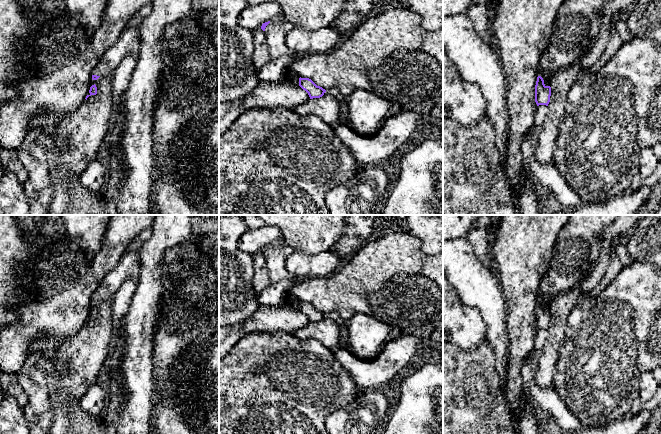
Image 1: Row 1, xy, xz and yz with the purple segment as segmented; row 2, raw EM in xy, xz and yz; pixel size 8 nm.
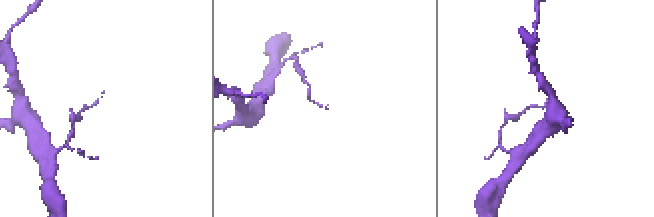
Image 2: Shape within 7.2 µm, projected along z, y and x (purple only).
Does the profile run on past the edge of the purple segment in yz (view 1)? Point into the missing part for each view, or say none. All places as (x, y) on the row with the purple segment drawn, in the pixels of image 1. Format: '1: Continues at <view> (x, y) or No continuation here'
1: No continuation here

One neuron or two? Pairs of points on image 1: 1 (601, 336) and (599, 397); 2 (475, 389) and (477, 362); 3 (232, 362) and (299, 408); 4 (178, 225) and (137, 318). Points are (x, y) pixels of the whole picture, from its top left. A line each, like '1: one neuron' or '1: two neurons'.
1: one neuron
2: one neuron
3: one neuron
4: one neuron

